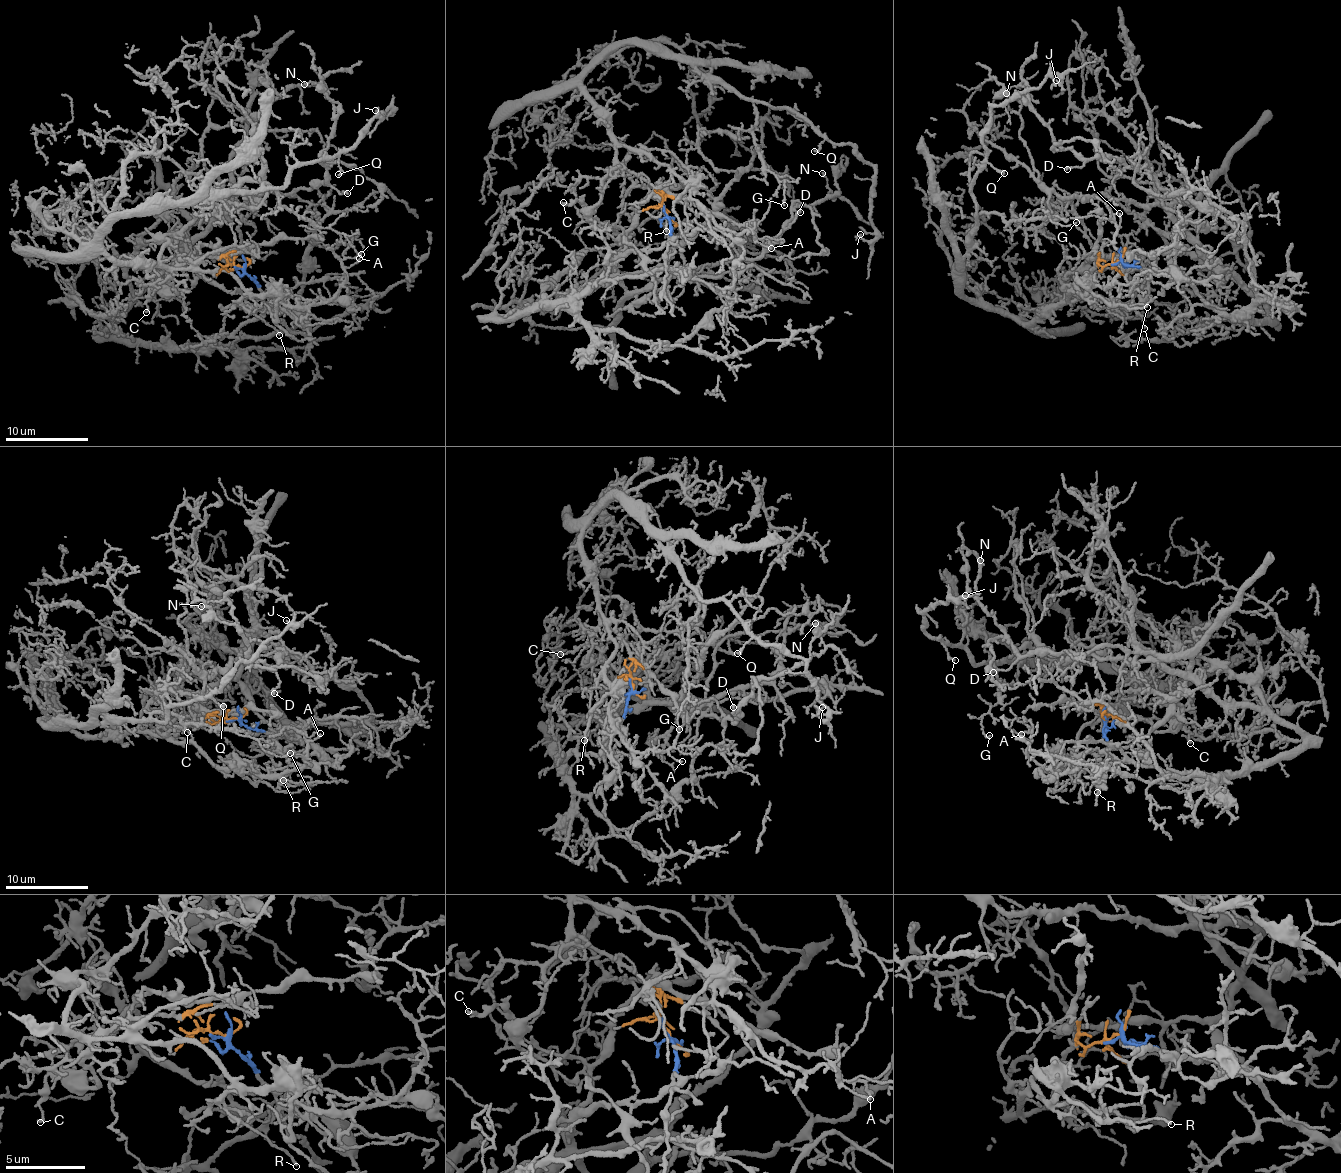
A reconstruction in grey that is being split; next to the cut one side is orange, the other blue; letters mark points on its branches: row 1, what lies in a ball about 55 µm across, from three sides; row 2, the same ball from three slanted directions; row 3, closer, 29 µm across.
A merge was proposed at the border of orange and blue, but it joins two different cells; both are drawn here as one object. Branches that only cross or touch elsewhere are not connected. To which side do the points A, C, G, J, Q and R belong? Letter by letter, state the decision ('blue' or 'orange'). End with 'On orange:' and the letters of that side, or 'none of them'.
A: orange
C: blue
G: orange
J: orange
Q: orange
R: orange
On orange: A, G, J, Q, R

